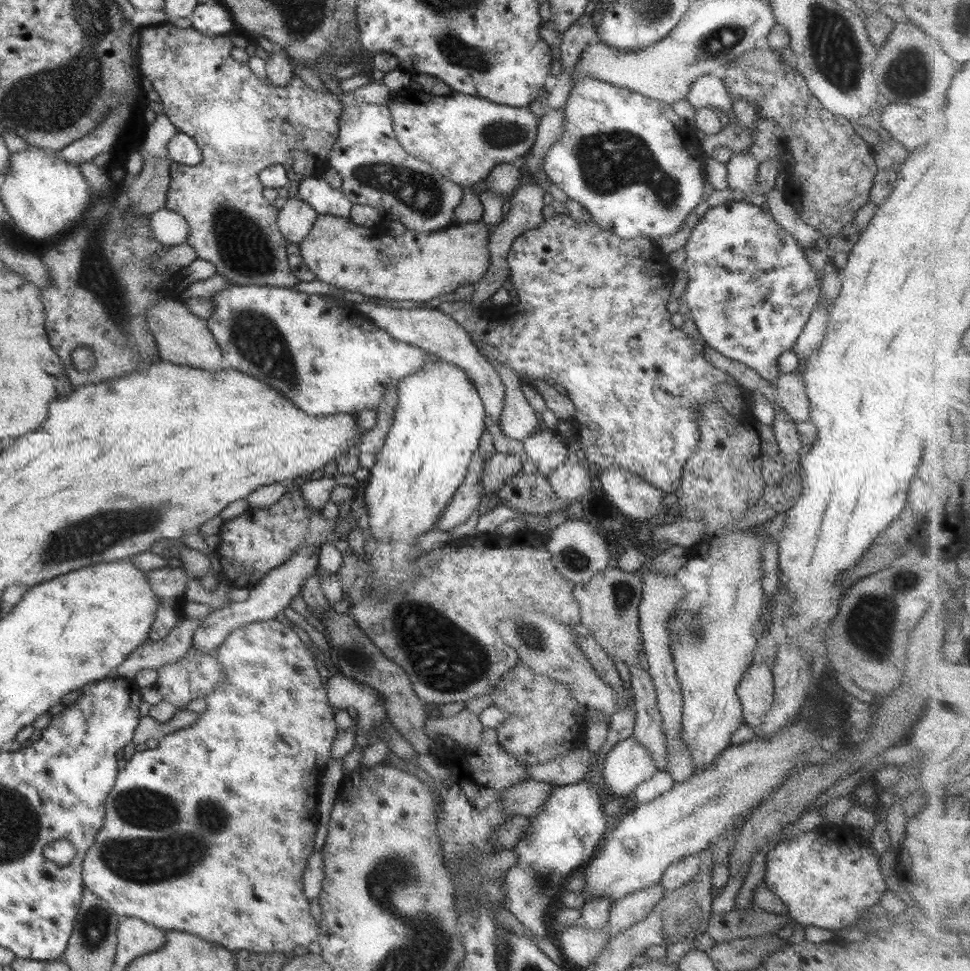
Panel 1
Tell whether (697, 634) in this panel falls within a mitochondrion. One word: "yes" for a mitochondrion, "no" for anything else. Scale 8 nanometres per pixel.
yes

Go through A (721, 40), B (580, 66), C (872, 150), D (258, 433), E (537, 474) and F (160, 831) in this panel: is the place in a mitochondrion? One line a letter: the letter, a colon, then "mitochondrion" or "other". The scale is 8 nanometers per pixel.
A: mitochondrion
B: other
C: other
D: other
E: other
F: mitochondrion

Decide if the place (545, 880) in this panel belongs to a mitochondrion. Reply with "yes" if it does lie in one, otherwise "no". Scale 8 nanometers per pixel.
yes

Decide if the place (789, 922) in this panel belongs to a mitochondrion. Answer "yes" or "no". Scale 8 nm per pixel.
no

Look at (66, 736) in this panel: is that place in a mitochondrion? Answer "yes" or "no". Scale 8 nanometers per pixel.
no

